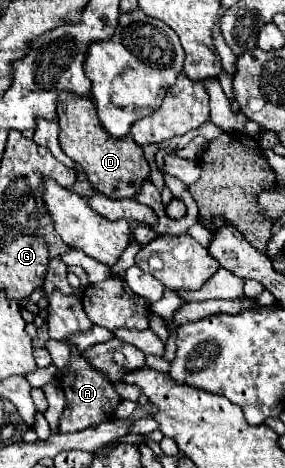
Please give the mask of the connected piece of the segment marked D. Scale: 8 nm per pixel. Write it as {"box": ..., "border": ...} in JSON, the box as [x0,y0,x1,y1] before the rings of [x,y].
{"box":[57,90,149,200],"border":[[[67,90],[61,92],[57,96],[57,118],[61,128],[59,144],[63,152],[83,166],[87,180],[93,184],[93,188],[97,188],[97,192],[115,200],[133,198],[135,192],[139,192],[143,180],[149,176],[149,162],[145,160],[141,146],[131,136],[109,136],[101,128],[97,112],[93,112],[93,102],[87,96],[75,96]]]}

